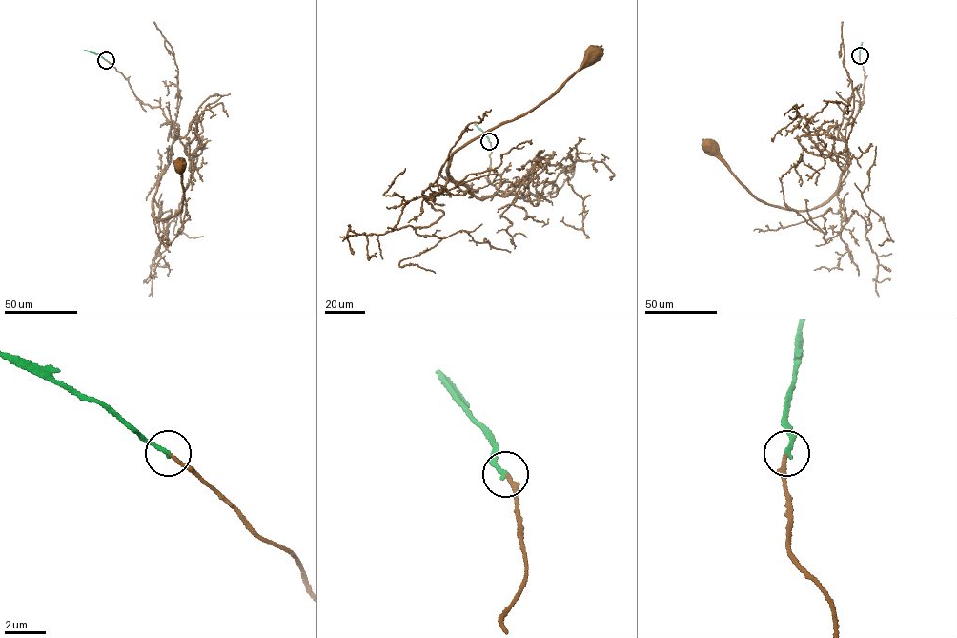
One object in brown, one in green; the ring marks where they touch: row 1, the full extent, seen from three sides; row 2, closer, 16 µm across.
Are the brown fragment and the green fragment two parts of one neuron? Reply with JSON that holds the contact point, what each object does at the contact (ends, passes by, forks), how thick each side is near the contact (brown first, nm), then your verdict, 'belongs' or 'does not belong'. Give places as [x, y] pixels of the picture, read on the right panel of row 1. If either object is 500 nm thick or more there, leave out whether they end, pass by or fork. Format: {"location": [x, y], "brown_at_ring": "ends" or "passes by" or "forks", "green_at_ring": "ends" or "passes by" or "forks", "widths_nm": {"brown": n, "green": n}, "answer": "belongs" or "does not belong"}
{"location": [860, 55], "brown_at_ring": "ends", "green_at_ring": "ends", "widths_nm": {"brown": 160, "green": 190}, "answer": "belongs"}

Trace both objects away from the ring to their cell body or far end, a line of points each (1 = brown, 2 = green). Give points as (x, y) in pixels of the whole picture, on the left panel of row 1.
1: (107, 60), (134, 95), (159, 107), (174, 124), (171, 162), (152, 204), (156, 219), (179, 213), (183, 166)
2: (106, 60), (84, 50)

